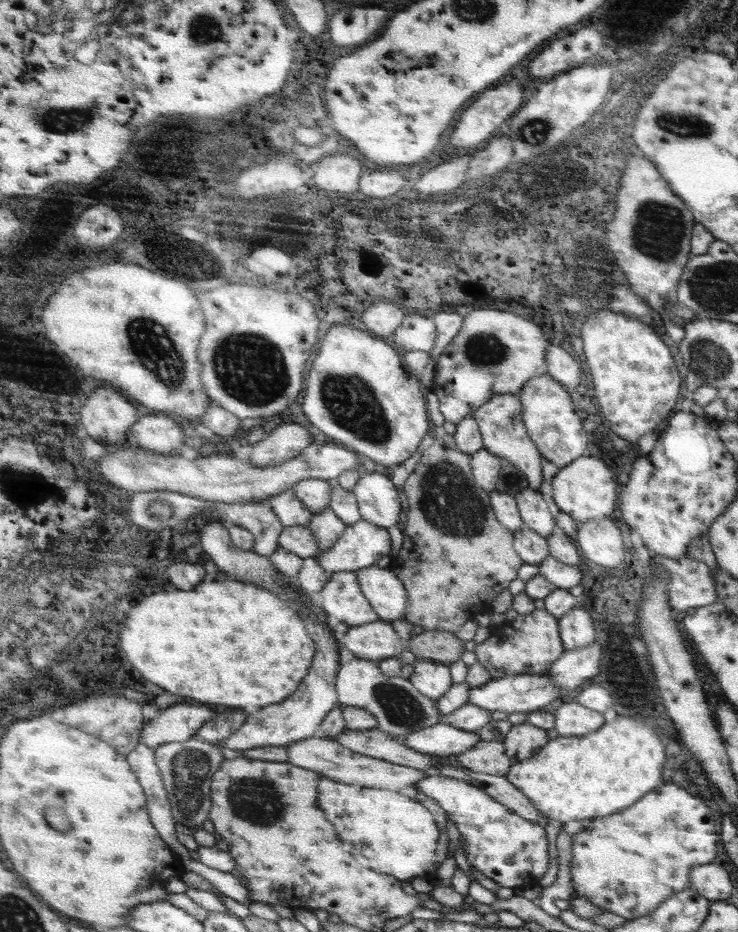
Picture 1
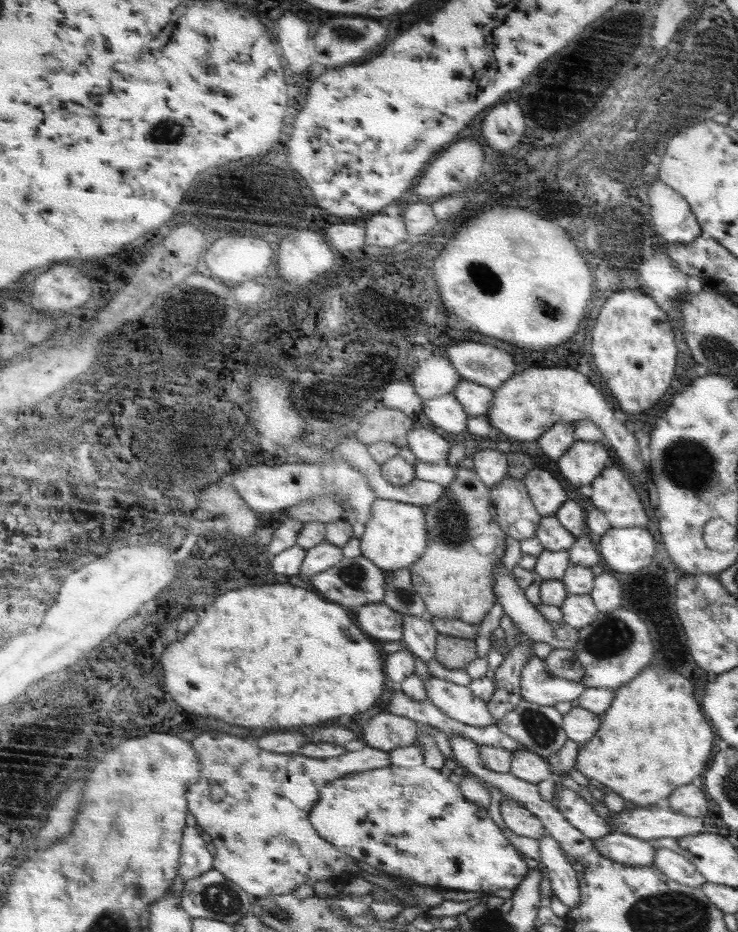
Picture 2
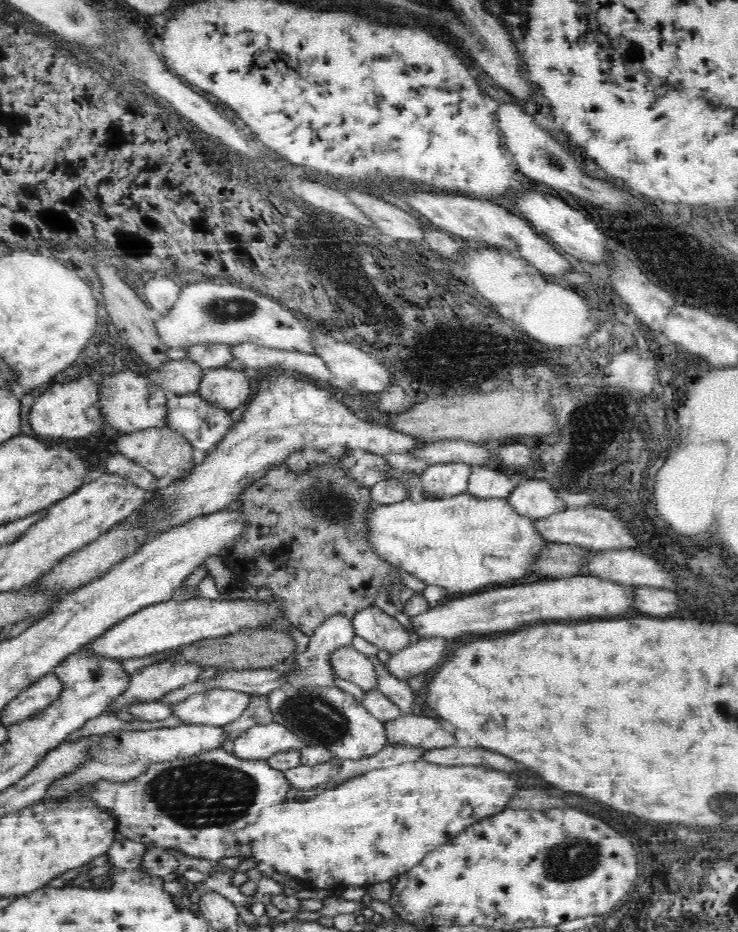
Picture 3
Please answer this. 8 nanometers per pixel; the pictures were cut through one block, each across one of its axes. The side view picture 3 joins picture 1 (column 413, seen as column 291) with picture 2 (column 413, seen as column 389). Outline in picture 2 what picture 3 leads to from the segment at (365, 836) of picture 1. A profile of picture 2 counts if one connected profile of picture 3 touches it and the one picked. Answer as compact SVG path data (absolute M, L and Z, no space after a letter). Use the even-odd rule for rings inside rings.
M427 766L417 768L377 768L371 772L359 772L335 782L329 782L321 790L321 798L315 804L317 808L311 810L313 826L317 828L319 836L349 856L365 862L377 870L383 870L387 876L397 876L403 880L411 880L415 884L441 888L441 890L461 890L461 892L485 892L499 894L509 892L513 894L521 880L533 870L521 860L515 844L507 838L501 828L491 822L487 808L471 804L461 790L441 774L441 770L431 770Z

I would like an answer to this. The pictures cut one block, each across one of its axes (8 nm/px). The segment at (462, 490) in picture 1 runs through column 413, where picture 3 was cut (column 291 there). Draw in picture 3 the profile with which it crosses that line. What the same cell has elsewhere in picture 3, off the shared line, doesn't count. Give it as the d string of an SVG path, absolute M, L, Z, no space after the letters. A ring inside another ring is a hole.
M280 464L260 482L246 488L230 506L242 508L250 528L240 536L236 548L226 548L222 552L222 556L240 562L226 560L226 568L230 568L236 578L244 580L256 574L254 562L258 556L278 556L278 574L274 576L276 588L272 592L276 600L284 604L282 614L288 622L308 638L312 638L316 628L334 614L354 618L360 610L376 606L378 590L392 584L396 578L394 568L378 558L366 538L368 528L364 516L368 508L372 508L370 488L360 488L342 470L330 468L328 474L322 468L308 468L298 474L292 472L288 464Z

